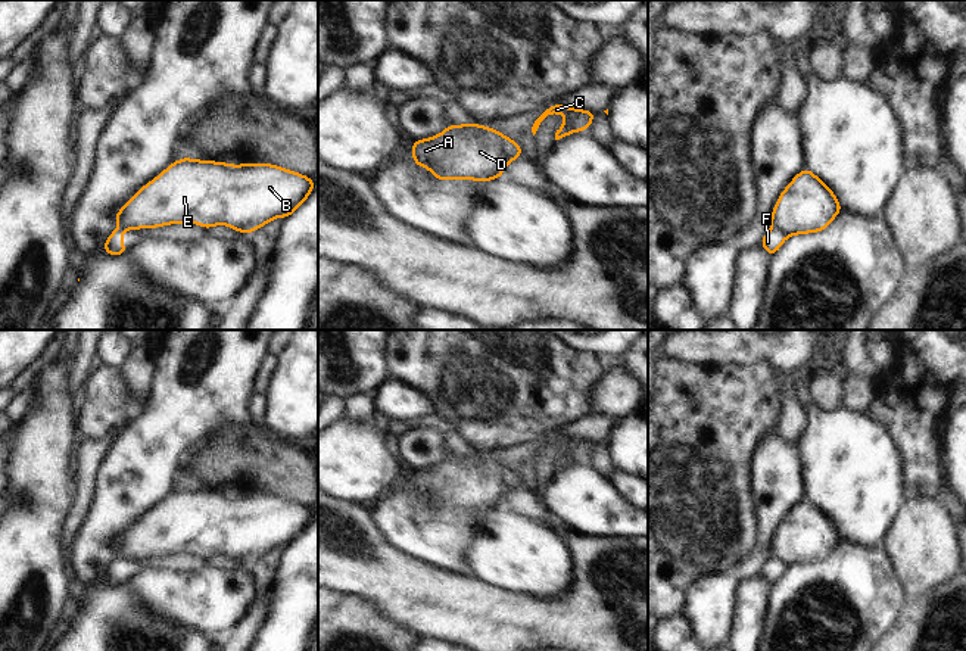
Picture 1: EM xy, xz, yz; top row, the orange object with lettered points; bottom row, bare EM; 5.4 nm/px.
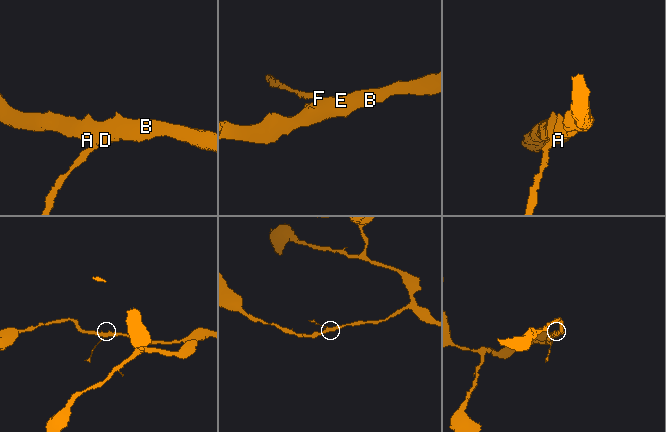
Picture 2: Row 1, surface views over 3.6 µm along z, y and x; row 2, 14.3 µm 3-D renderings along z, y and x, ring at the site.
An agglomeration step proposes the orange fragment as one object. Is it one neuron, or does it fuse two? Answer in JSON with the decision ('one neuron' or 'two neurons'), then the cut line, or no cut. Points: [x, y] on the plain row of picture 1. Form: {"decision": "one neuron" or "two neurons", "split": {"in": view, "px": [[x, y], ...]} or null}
{"decision": "two neurons", "split": {"in": "yz", "px": [[772, 556], [776, 556], [787, 566]]}}

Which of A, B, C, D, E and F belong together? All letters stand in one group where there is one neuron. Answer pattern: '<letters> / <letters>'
A B C D E / F

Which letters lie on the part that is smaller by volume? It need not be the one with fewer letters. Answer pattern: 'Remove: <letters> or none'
Remove: F

